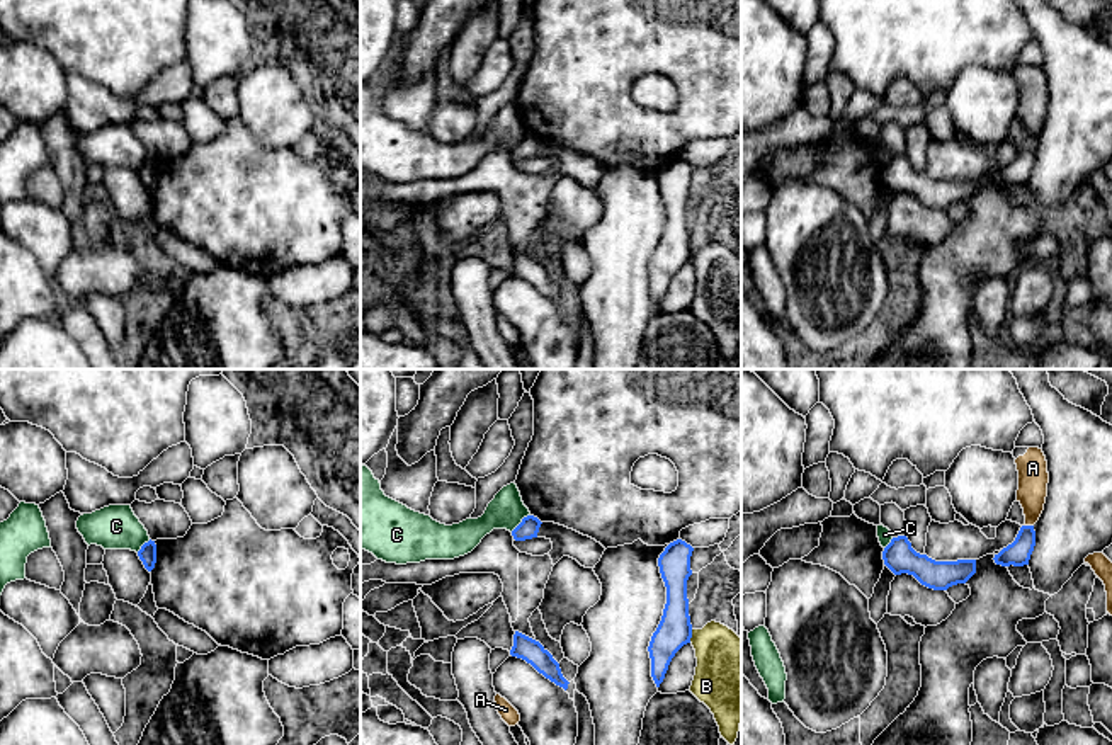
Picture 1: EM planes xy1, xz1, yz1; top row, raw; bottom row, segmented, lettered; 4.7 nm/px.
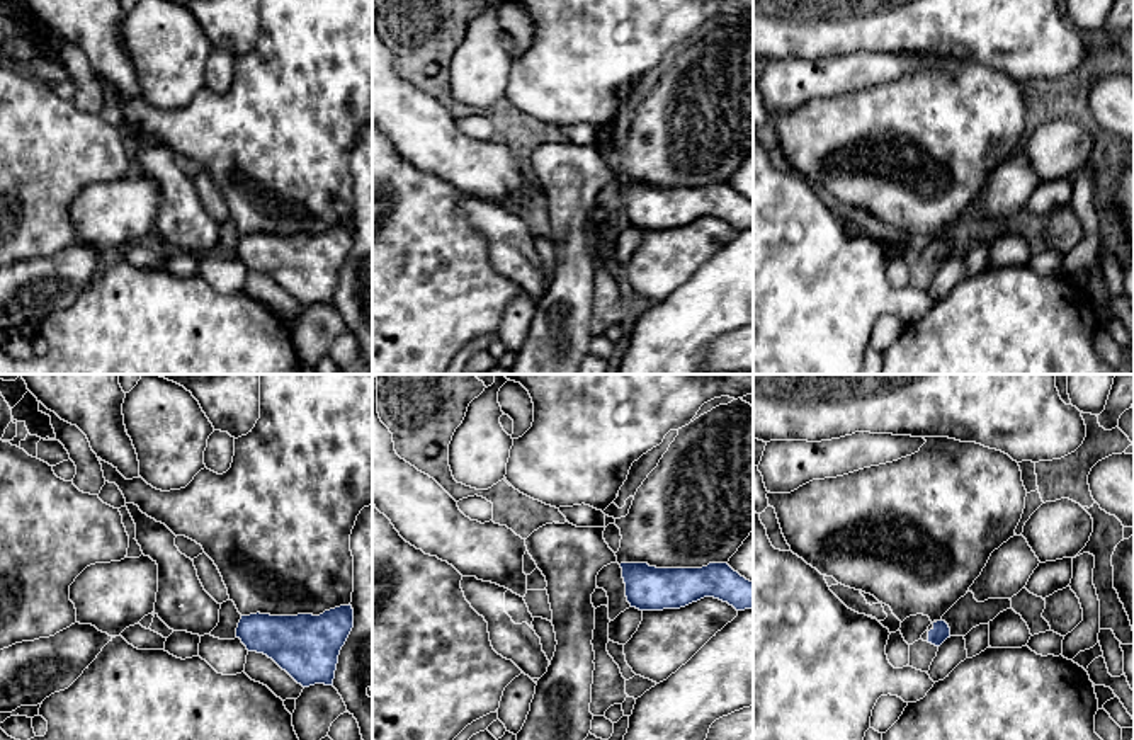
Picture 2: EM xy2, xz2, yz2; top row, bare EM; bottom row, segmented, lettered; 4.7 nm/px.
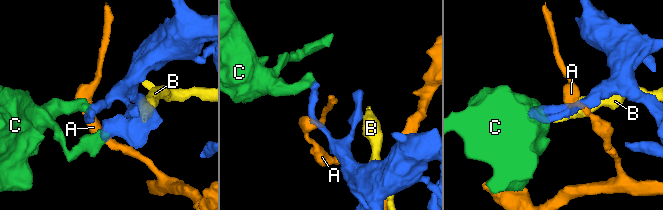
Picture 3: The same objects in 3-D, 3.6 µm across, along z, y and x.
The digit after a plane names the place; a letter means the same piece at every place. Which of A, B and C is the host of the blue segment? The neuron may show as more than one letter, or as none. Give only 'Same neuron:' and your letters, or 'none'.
Same neuron: none

